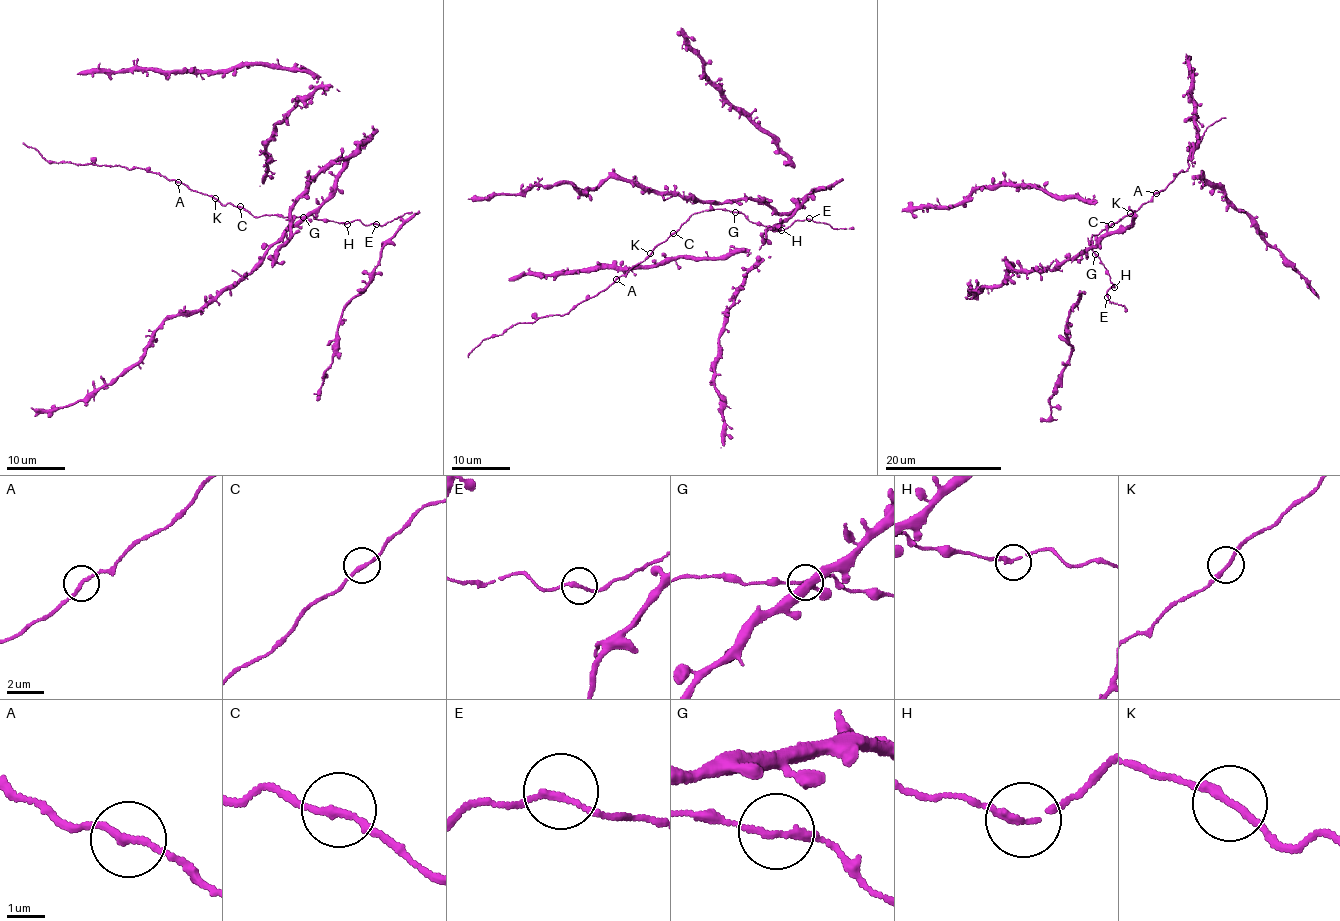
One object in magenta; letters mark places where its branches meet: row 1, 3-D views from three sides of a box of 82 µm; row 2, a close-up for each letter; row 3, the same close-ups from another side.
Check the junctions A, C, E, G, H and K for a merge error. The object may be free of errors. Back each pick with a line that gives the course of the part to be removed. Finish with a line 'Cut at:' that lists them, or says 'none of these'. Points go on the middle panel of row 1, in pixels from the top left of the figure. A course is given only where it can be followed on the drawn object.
Cut at: none of these

